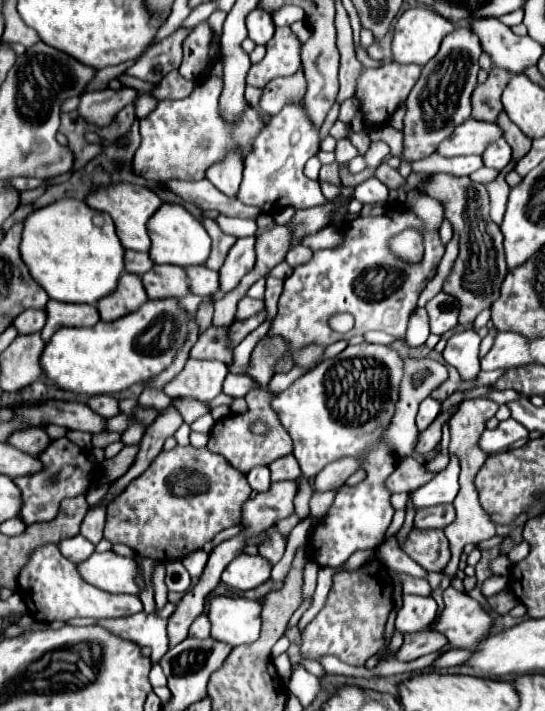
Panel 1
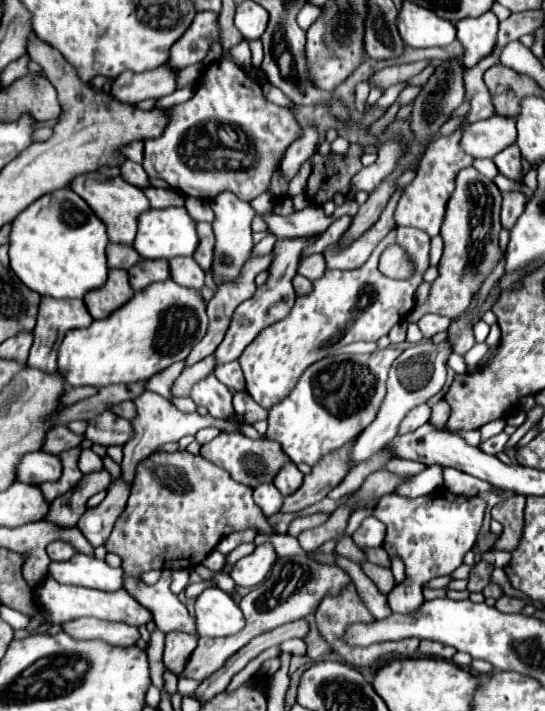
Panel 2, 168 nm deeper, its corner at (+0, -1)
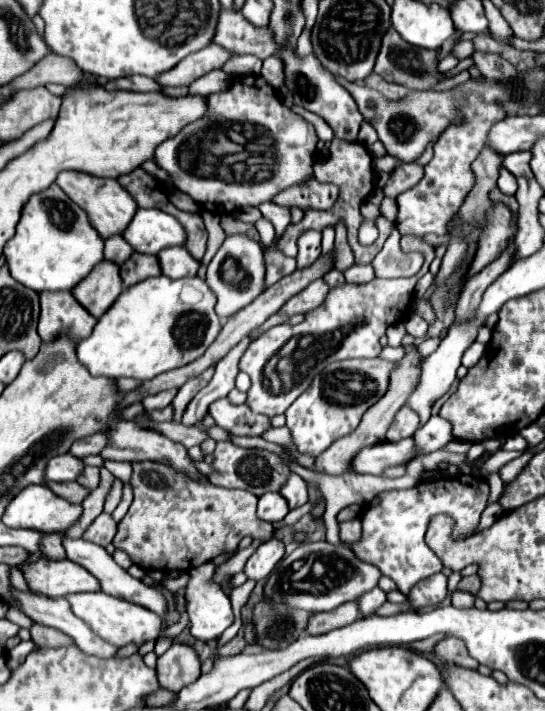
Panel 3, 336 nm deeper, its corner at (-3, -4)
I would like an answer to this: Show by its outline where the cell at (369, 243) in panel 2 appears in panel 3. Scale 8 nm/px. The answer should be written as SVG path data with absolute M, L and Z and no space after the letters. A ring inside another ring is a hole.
M352 264L342 274L352 284L364 284L364 282L374 280L374 268L370 264Z

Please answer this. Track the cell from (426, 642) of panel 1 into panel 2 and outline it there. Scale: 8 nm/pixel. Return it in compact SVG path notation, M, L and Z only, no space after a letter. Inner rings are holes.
M421 641L417 653L419 653L419 655L427 655L427 657L451 659L457 651L455 651L453 647L447 647L447 645L443 645L443 643L437 643L437 641Z

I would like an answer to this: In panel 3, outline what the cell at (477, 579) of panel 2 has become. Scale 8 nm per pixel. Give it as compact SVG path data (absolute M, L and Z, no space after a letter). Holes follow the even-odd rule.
M466 576L466 578L462 578L462 582L458 584L458 590L462 590L462 592L470 592L470 594L478 594L478 590L480 590L480 578L478 576Z

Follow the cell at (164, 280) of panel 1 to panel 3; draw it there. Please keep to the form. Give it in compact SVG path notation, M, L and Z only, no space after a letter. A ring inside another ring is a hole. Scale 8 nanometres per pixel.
M134 252L130 260L126 260L122 266L120 266L120 276L122 276L122 282L124 282L124 288L130 288L146 278L154 278L154 276L160 276L160 262L156 256L144 256L144 254L138 254Z

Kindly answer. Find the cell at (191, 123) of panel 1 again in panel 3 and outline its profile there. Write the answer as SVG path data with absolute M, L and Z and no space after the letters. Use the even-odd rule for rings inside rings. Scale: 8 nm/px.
M240 76L232 80L226 90L210 94L206 102L208 112L200 120L184 126L154 152L158 168L166 170L172 184L204 210L212 214L232 214L246 206L258 206L272 200L280 190L312 176L312 154L318 136L312 124L294 114L262 76ZM210 130L224 134L244 148L222 156L218 164L204 164L200 152L208 148L204 136Z

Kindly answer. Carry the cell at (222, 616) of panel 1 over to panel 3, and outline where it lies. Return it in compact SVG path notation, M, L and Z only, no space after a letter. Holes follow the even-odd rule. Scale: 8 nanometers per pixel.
M212 561L190 570L190 582L186 586L186 600L188 600L188 616L190 616L190 632L198 640L216 640L222 636L226 628L232 626L234 622L234 612L230 606L228 594L216 586L212 578L215 573L215 565Z

